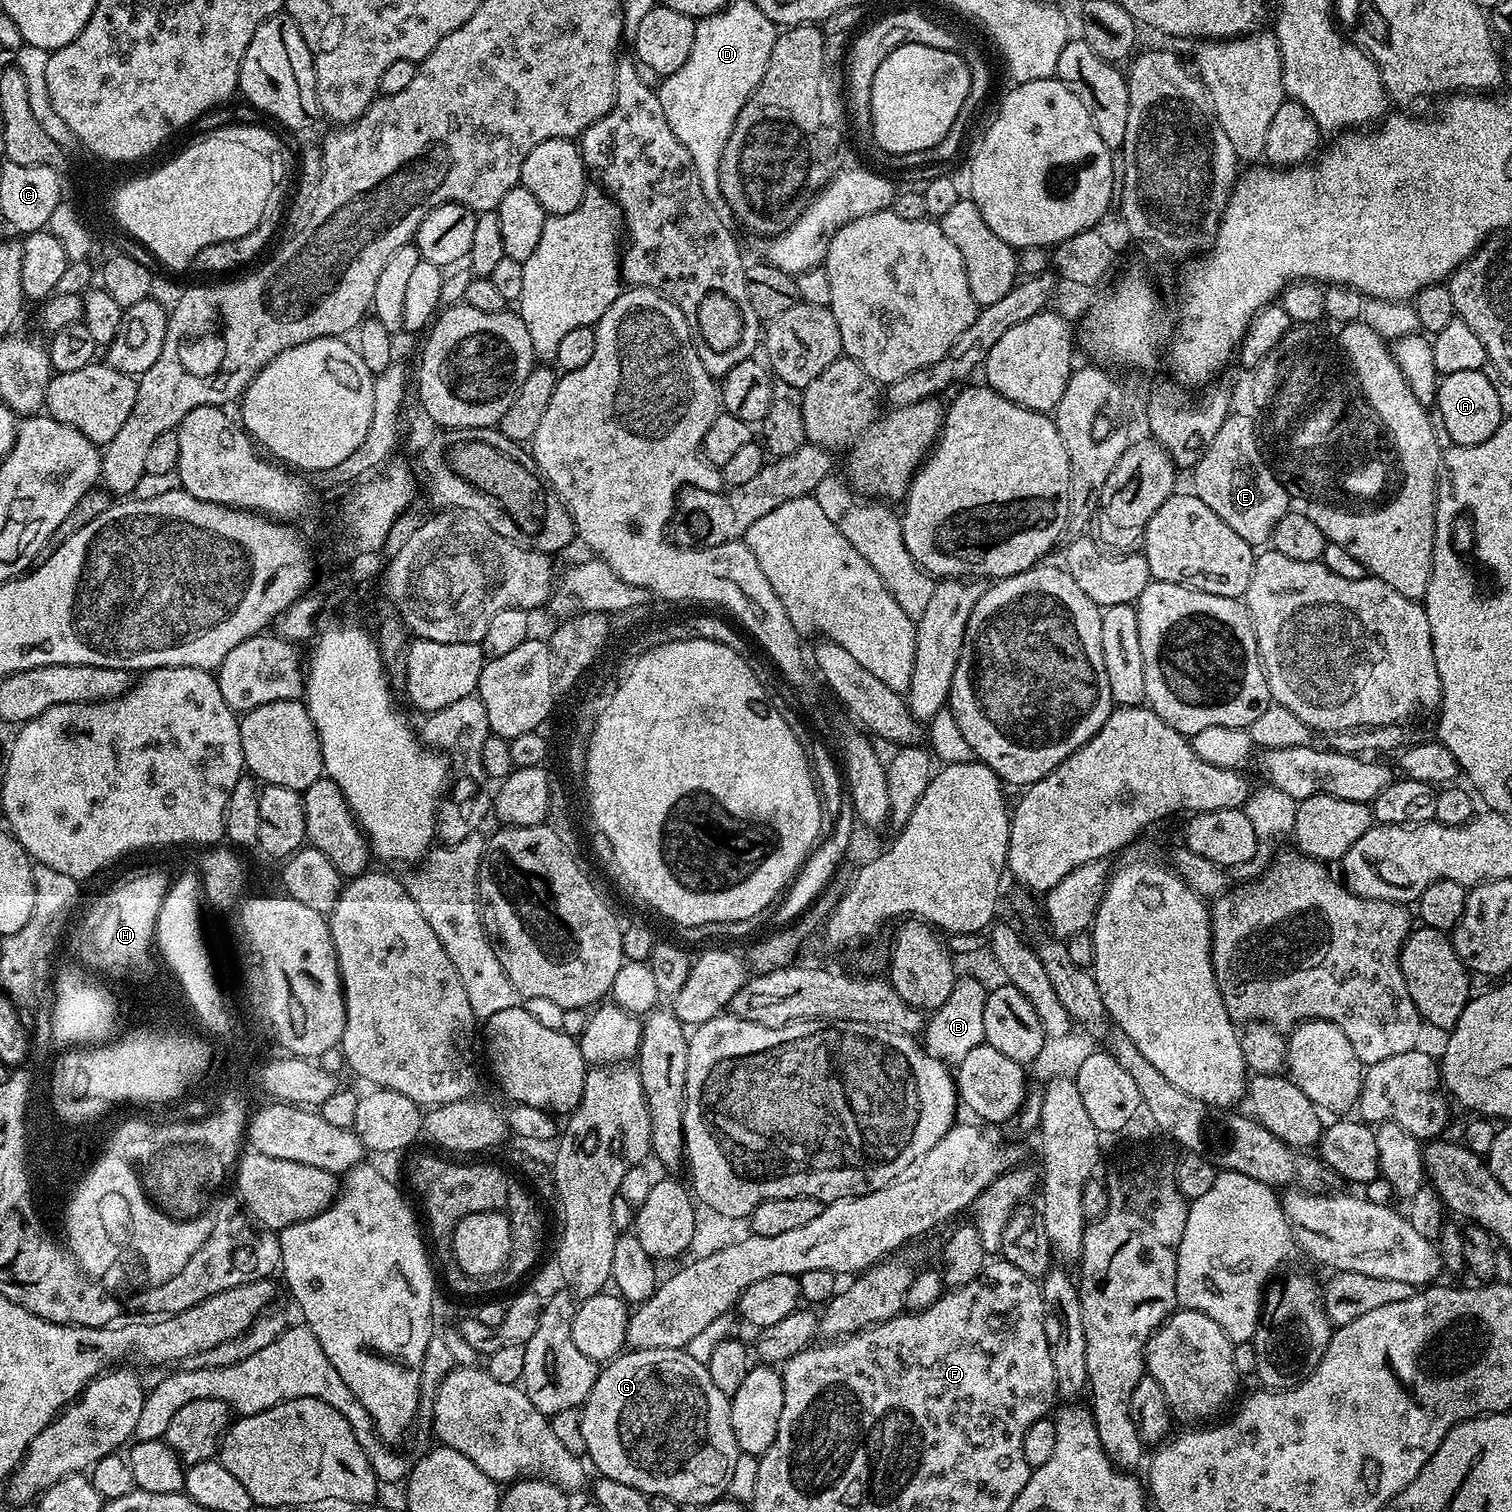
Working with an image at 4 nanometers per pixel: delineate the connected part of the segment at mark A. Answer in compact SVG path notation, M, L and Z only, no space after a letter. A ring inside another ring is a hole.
M1461 370L1459 374L1450 374L1439 381L1434 408L1440 411L1439 423L1446 426L1453 445L1461 448L1478 446L1486 442L1494 430L1498 430L1505 416L1496 387L1493 377L1488 376L1484 370Z

